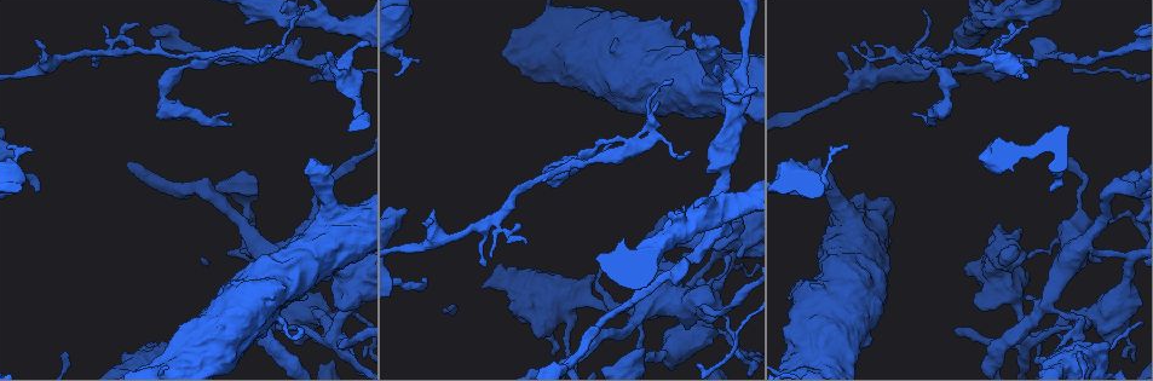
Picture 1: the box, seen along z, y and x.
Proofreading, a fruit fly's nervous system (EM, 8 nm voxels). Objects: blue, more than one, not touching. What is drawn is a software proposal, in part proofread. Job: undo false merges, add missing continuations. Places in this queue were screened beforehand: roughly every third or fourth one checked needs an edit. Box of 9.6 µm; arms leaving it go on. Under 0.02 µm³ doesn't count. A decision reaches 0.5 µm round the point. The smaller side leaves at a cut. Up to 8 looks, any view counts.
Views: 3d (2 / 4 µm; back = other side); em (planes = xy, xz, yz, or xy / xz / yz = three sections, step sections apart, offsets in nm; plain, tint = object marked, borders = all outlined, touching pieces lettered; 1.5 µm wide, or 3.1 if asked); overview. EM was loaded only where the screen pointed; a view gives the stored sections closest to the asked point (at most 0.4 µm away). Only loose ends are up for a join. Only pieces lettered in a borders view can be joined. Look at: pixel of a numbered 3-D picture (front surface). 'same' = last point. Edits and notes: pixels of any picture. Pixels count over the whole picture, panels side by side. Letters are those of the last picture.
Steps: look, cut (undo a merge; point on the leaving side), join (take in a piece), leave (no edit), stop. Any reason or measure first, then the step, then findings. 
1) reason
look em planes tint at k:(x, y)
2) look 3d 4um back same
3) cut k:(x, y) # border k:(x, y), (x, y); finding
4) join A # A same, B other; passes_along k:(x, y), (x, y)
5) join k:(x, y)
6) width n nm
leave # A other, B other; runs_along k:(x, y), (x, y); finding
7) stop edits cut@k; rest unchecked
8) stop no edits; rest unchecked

stops while still wide
look em yz step 8 borders at 1:(1006, 271)

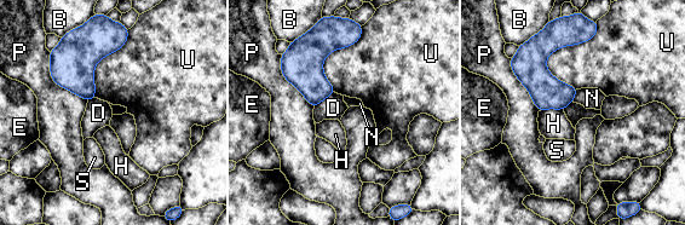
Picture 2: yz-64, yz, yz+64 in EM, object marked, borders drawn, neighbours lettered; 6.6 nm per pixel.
leave # B other, D other, E other, H other, N other, P other, S other, U other; border 2:(49, 52), (50, 76), (87, 102); no lettered piece goes on from it

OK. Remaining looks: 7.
an open end
look 3d 4um back at 1:(314, 159)

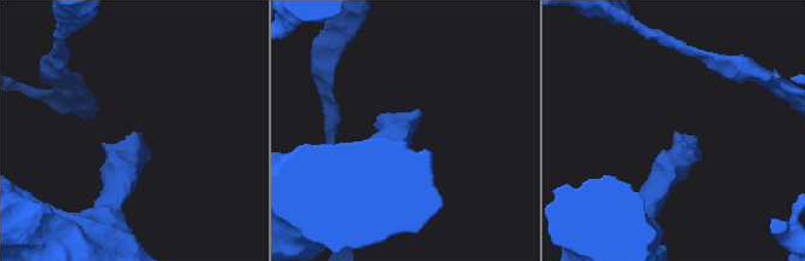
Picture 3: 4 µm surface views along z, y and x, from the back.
look em planes borders at 3:(133, 131)

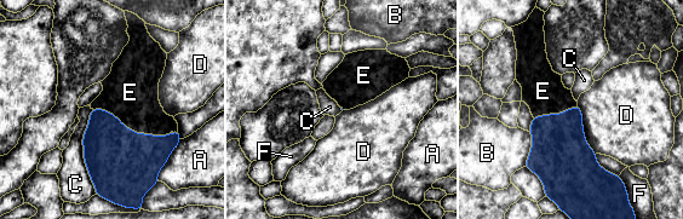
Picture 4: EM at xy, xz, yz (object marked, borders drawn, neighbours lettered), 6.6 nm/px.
join E # A other, B other, C other, D other, E same, F other; passes_along 4:(122, 165), (130, 130), (130, 92); the neuron continues

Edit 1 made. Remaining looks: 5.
look overview

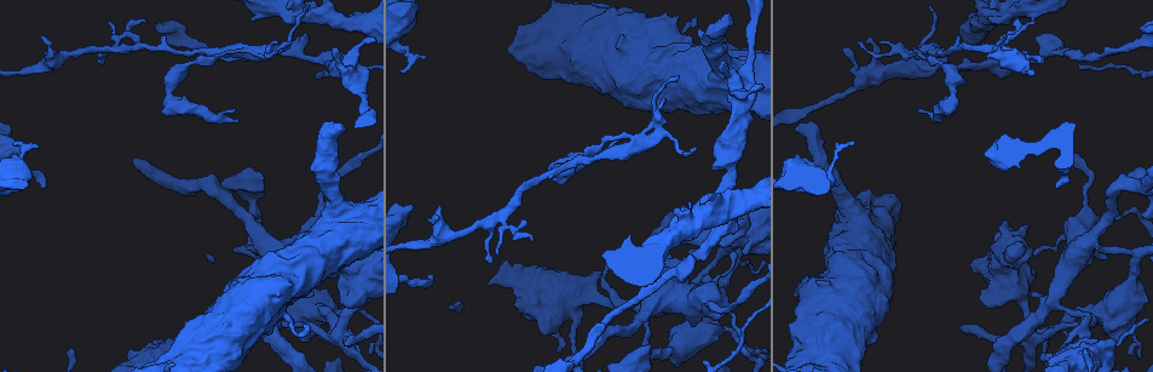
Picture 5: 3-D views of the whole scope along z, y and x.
sharp bend
look 3d 4um at 5:(906, 52)

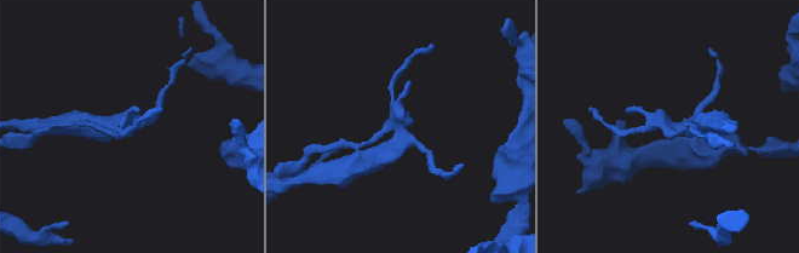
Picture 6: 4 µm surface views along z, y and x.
look em yz step 4 tint at 6:(404, 127)

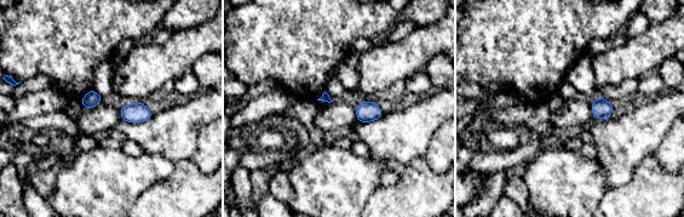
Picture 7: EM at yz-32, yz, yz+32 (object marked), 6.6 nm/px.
look em planes borders same

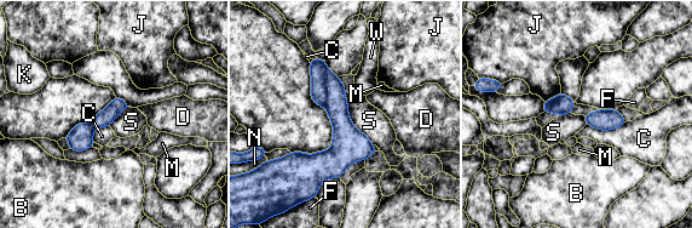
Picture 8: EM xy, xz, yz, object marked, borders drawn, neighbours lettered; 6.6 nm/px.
cut 8:(317, 67) # B other, C other, D other, F other, J other, K other, M other, N other, S other, W other; border 8:(327, 67), (323, 106); two neurons meet here

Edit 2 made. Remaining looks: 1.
stop edits join@4, cut@8; rest unchecked

